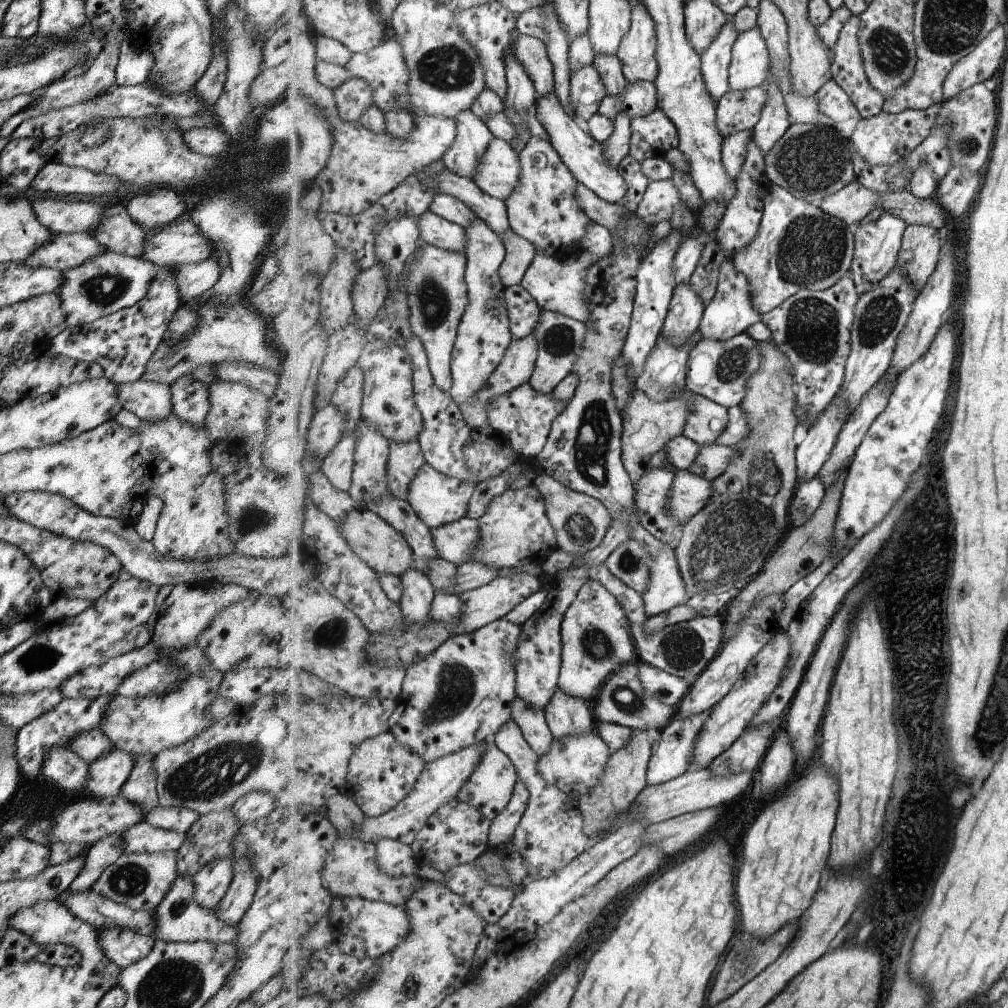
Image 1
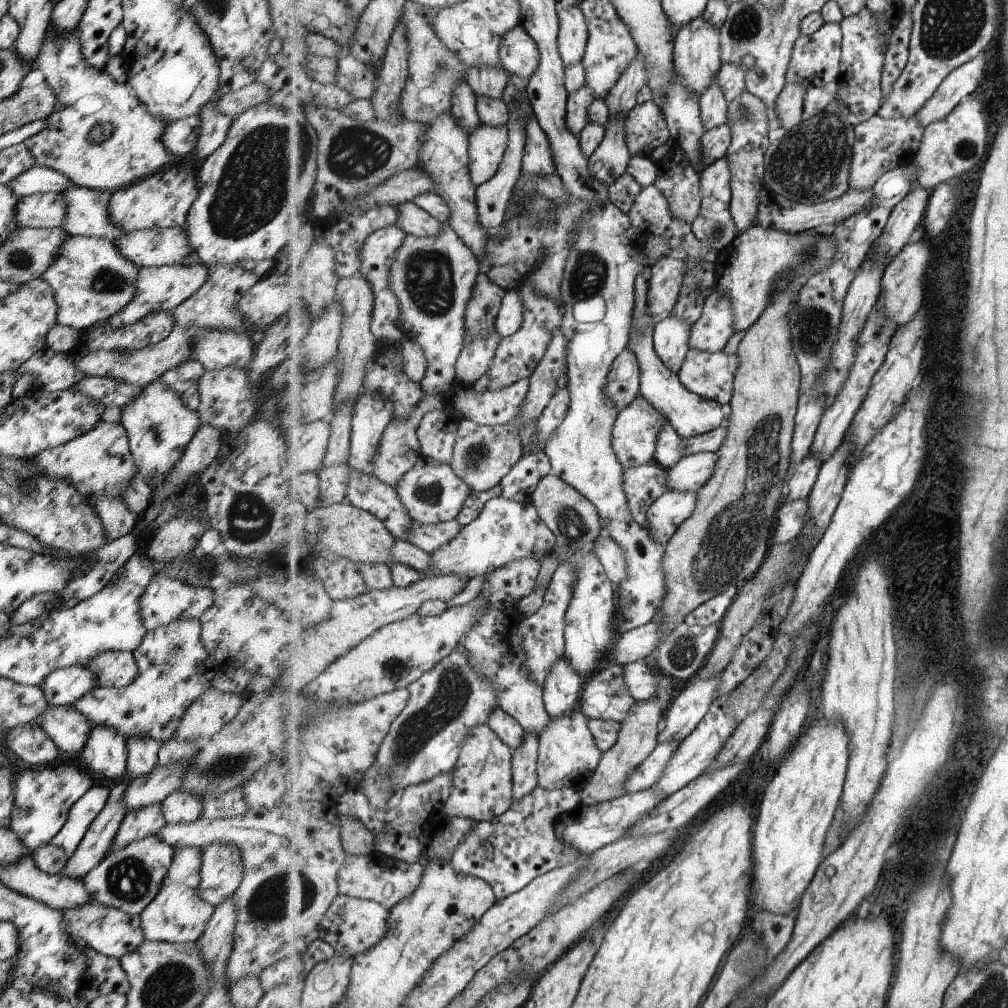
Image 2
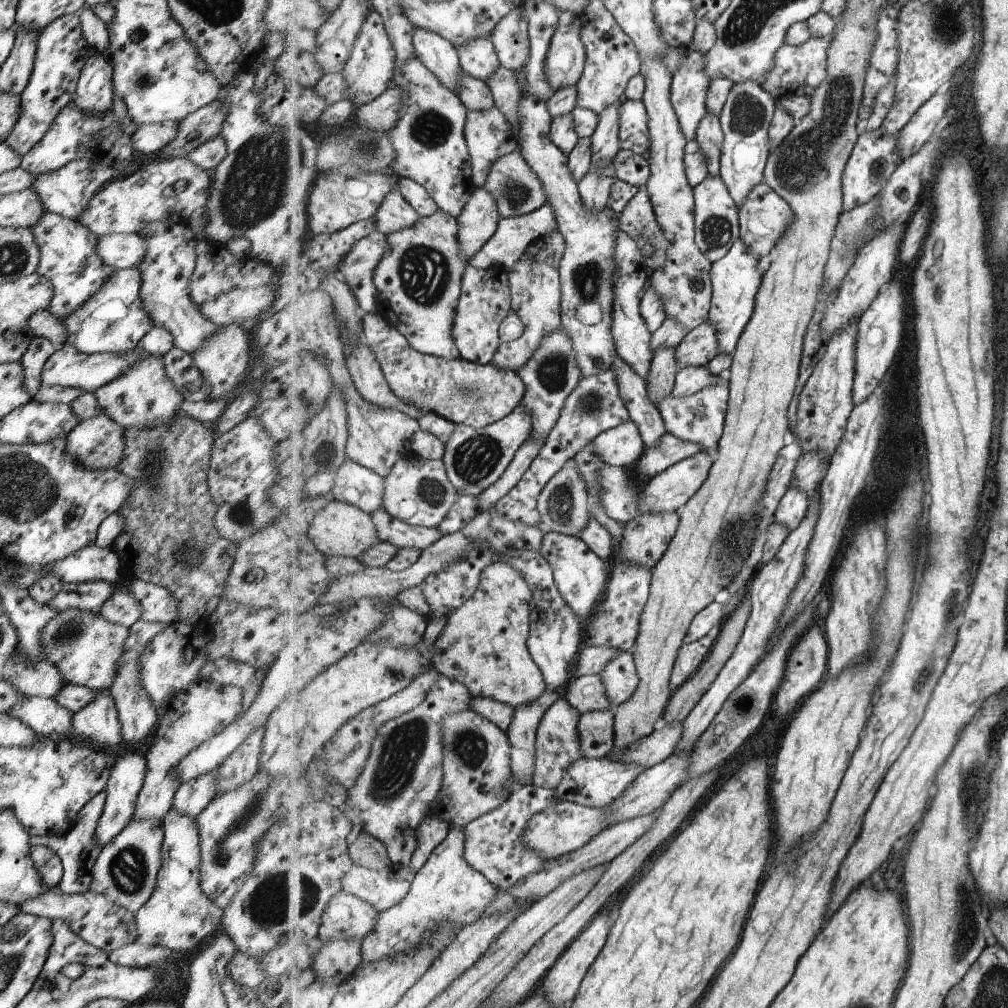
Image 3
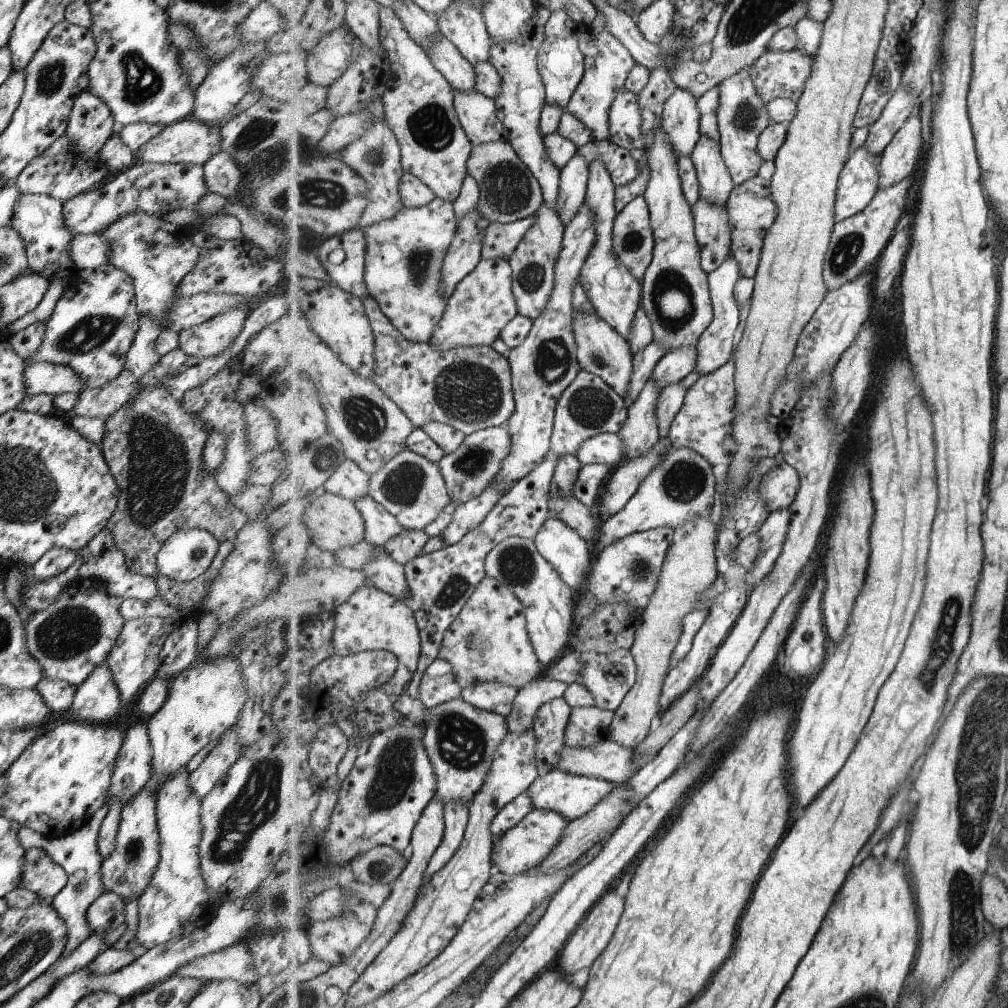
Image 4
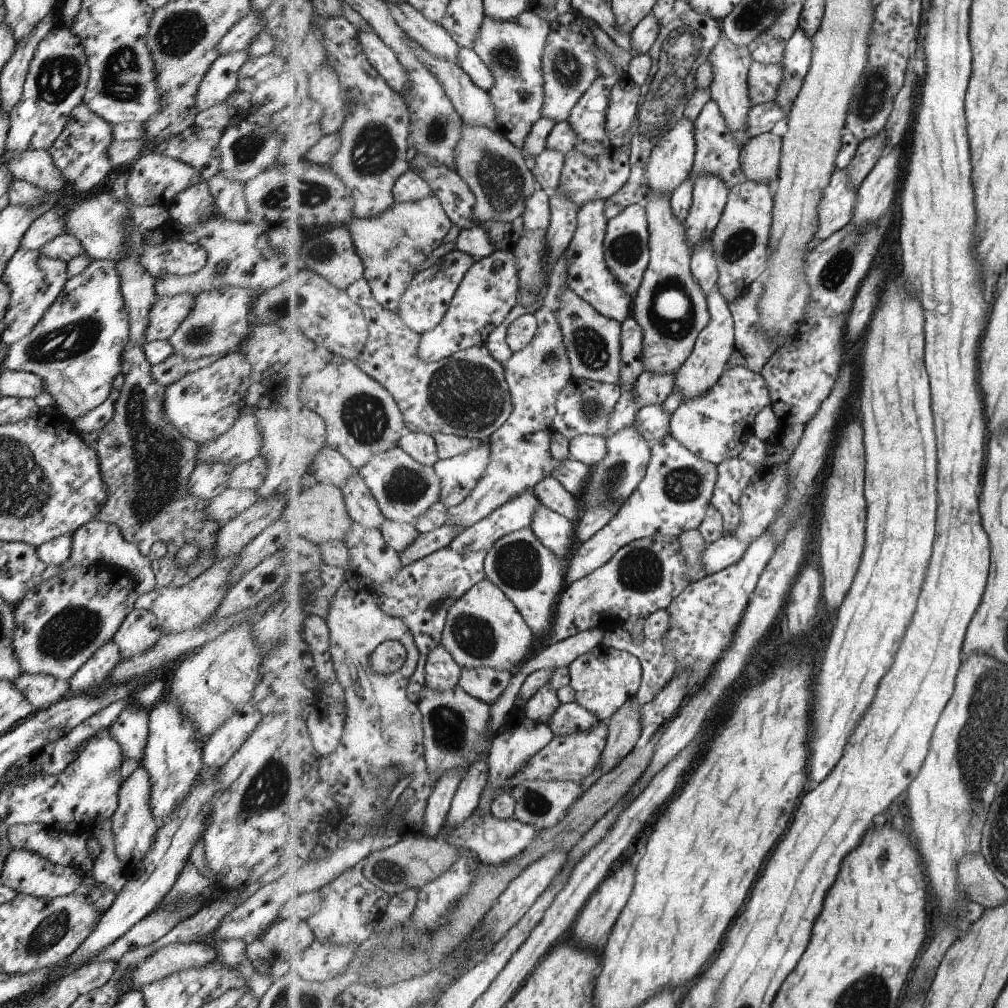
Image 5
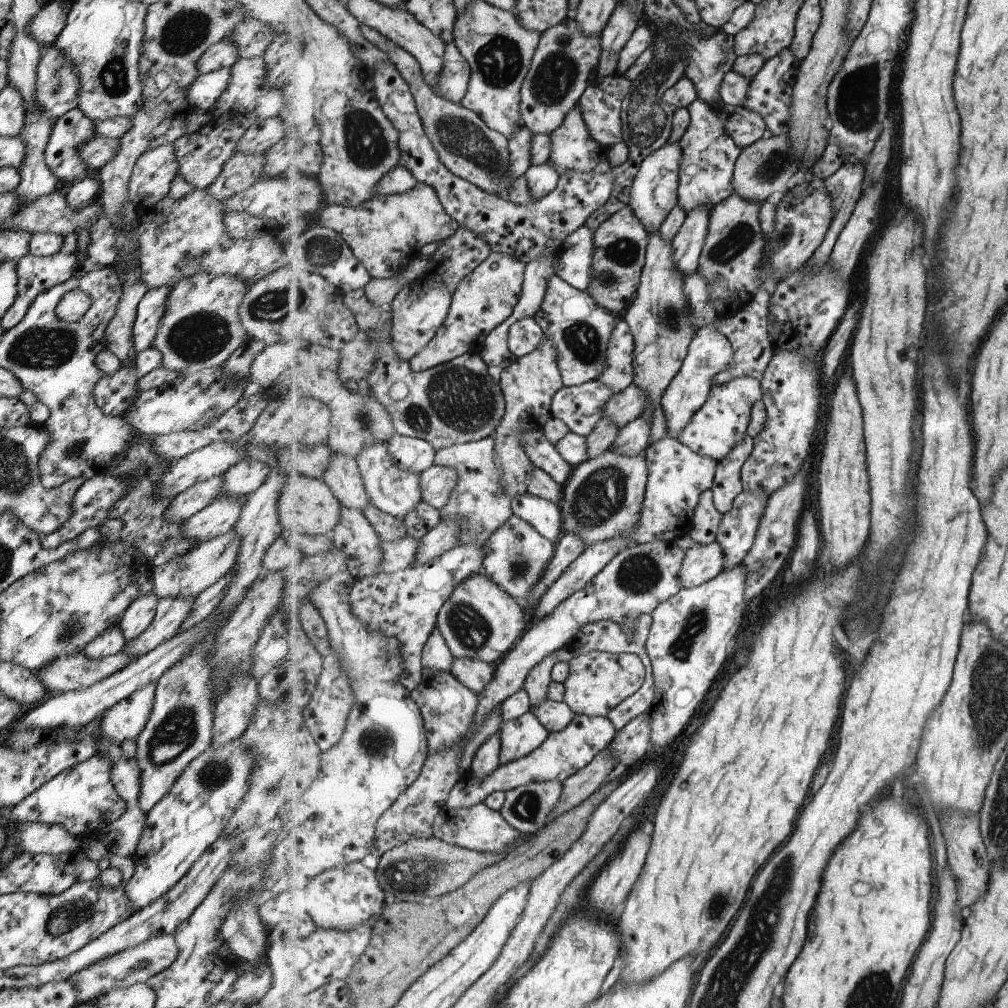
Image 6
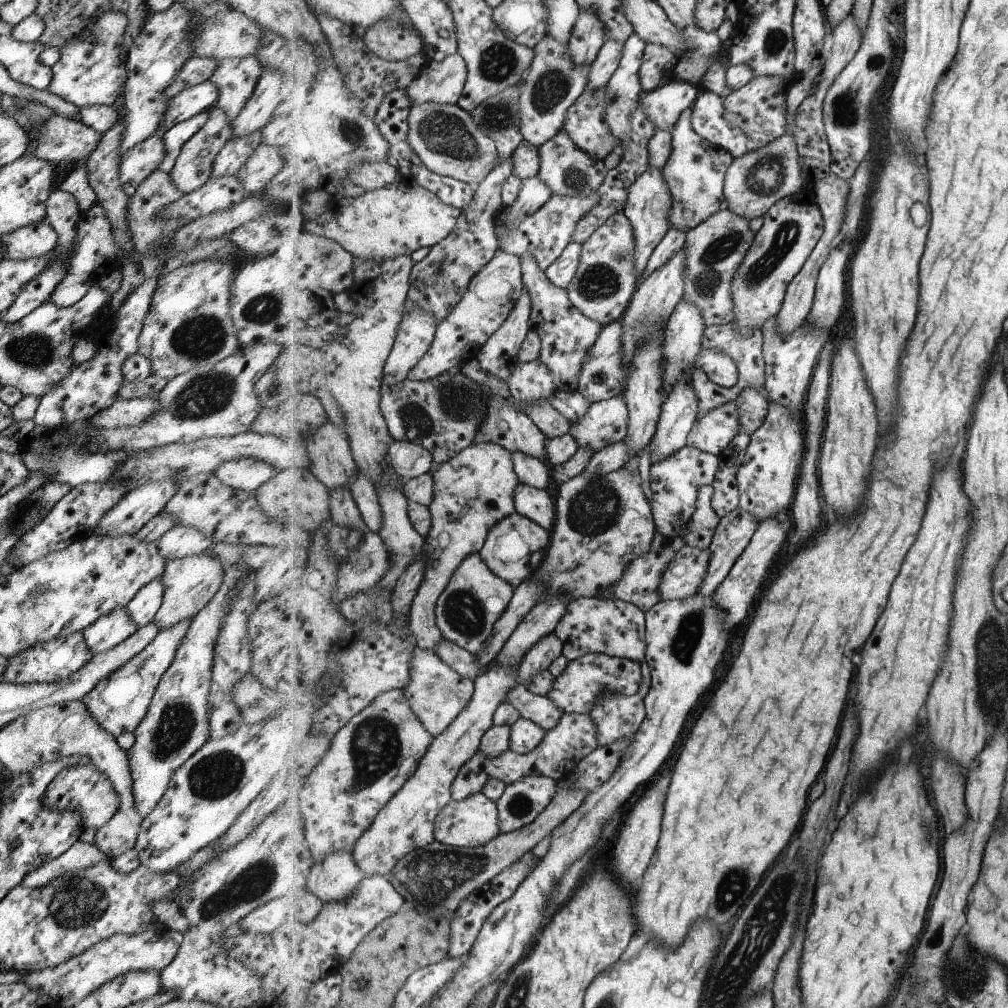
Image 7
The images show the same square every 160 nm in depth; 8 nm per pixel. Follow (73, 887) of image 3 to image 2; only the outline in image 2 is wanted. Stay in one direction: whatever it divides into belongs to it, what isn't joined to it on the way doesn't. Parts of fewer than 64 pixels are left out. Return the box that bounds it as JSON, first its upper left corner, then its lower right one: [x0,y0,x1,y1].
[49,783,108,860]

